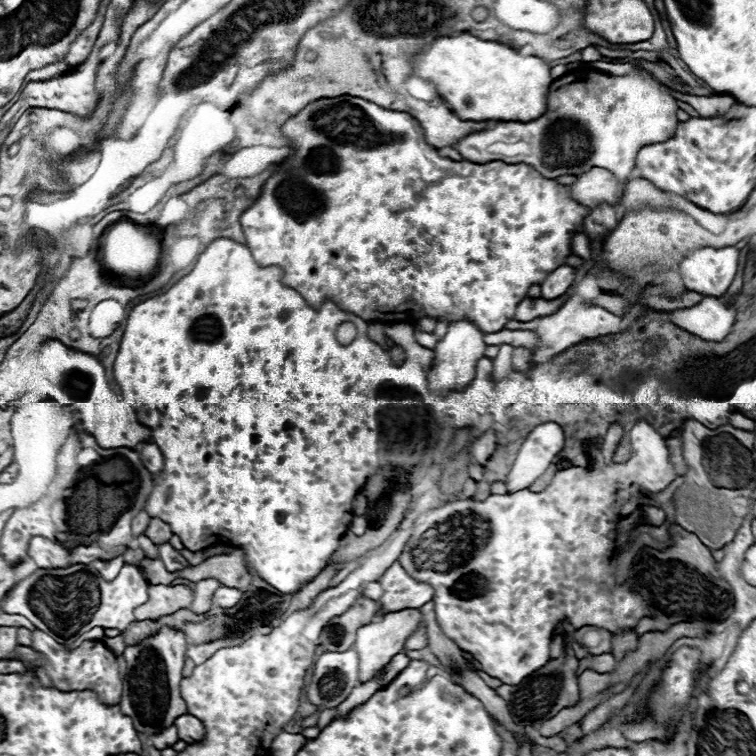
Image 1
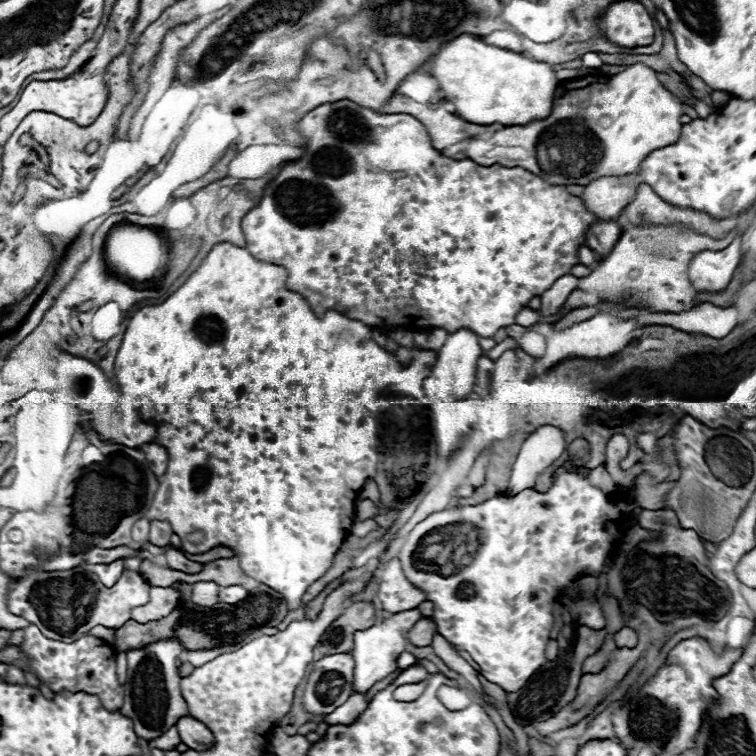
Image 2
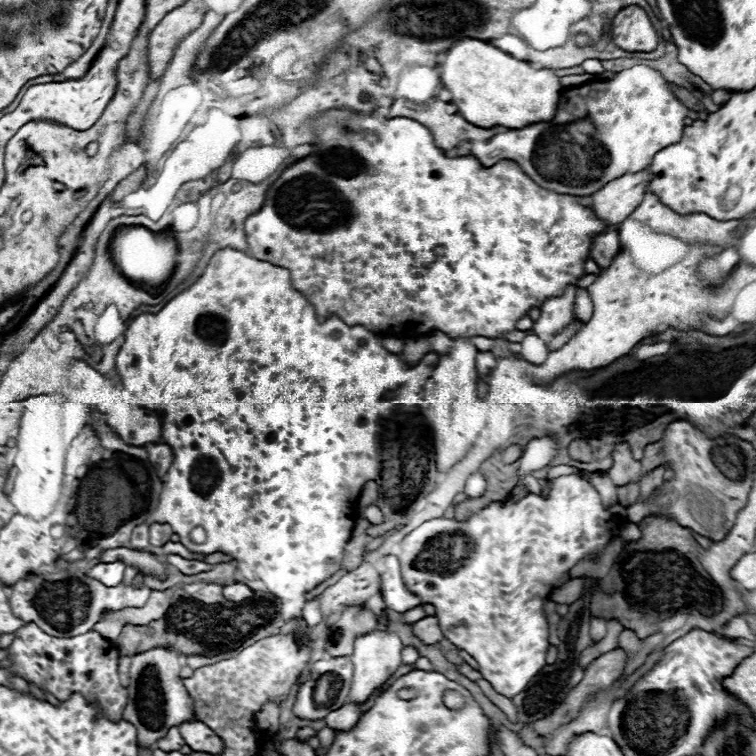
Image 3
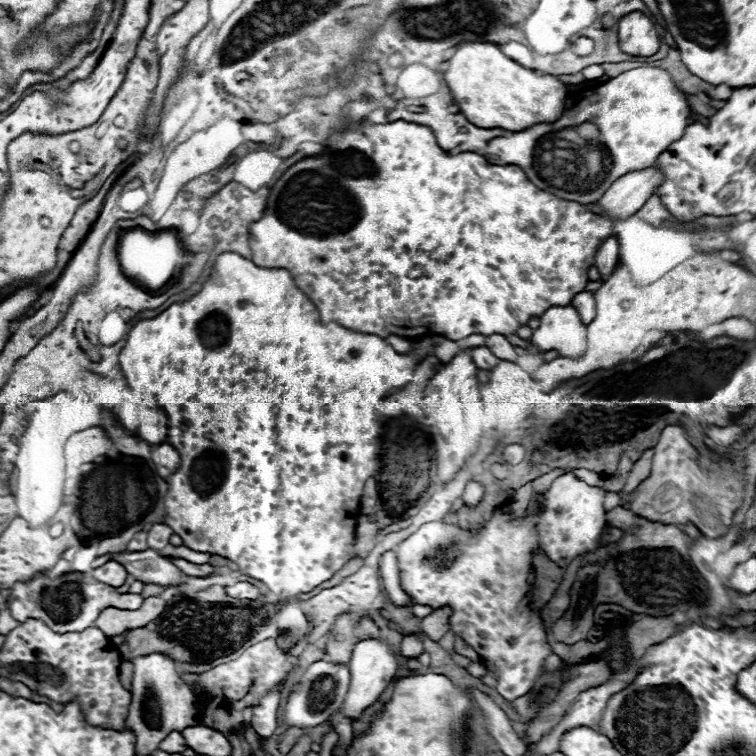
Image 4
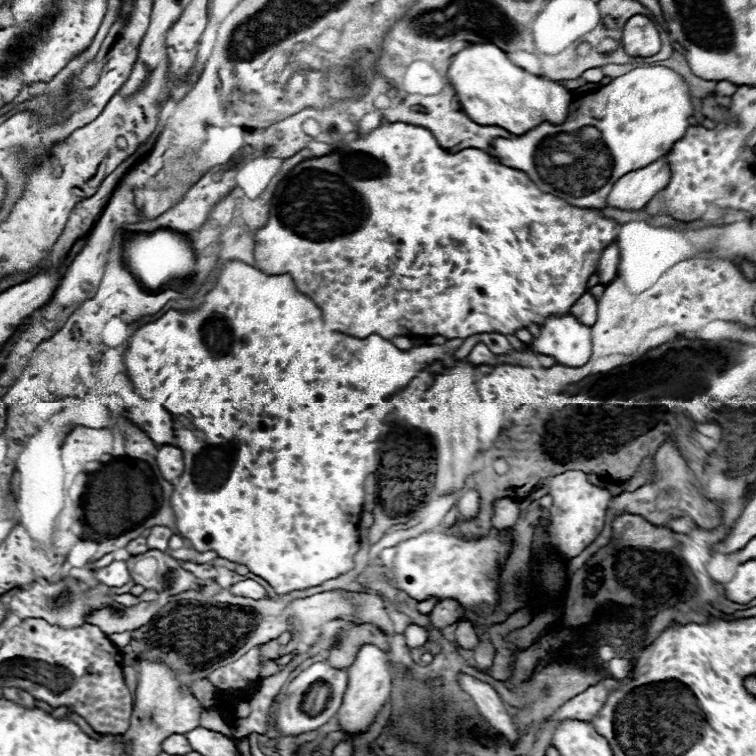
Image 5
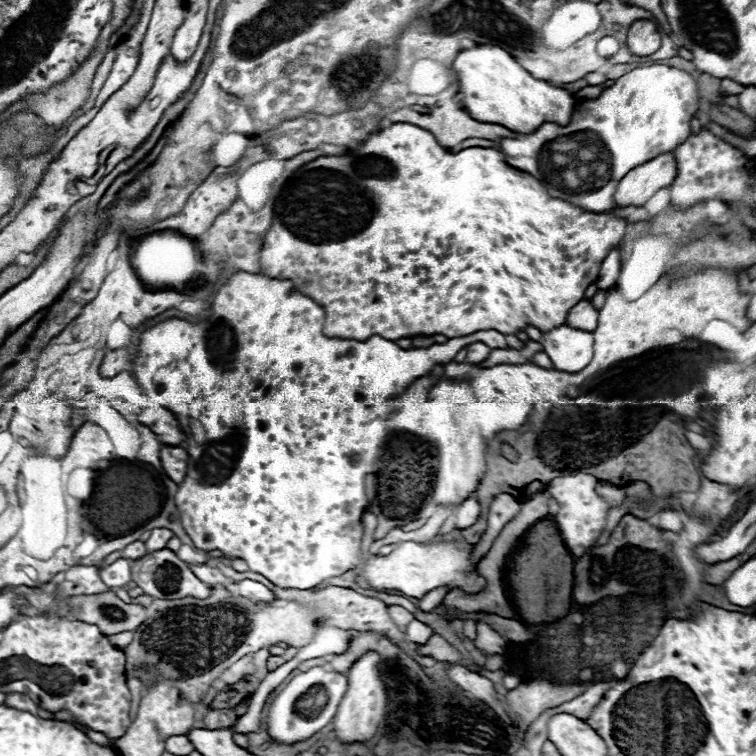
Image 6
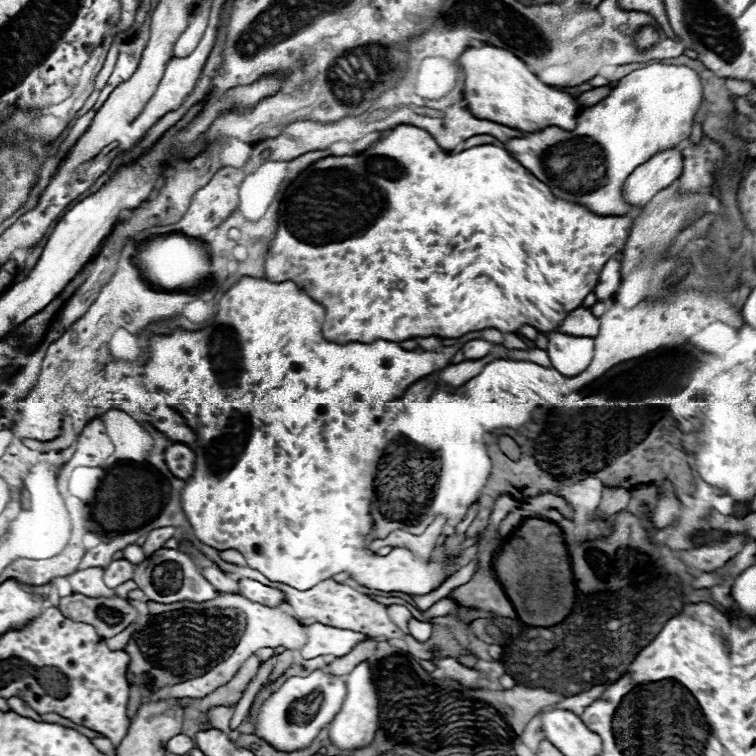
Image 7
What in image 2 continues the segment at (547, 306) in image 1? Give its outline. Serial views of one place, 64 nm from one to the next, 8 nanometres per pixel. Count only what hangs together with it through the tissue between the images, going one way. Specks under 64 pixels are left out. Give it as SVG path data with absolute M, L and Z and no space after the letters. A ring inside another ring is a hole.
M524 306L518 314L516 314L516 324L520 324L520 326L532 326L532 324L536 324L538 320L540 320L540 310L532 310L530 306Z

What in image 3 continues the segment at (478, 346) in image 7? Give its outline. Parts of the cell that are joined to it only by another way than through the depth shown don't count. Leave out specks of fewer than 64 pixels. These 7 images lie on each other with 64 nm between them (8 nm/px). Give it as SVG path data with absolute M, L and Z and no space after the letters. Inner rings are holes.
M478 352L478 376L480 378L490 374L494 366L496 366L496 358L492 356L492 352Z

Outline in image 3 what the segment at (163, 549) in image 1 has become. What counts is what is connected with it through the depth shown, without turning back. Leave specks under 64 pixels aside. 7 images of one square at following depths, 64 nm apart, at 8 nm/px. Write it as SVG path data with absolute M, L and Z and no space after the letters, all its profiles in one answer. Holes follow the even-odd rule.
M168 554L168 564L172 564L174 568L178 568L182 574L200 574L200 572L206 572L210 570L212 566L206 564L206 562L200 562L200 560L186 560L178 554Z

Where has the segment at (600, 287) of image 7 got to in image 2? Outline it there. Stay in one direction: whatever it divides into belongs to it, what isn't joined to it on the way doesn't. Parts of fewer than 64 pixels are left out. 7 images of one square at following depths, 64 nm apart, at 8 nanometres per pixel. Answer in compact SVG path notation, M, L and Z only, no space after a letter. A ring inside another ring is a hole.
M596 218L596 224L588 228L586 242L596 252L598 258L604 258L612 250L612 244L618 240L618 236L620 236L620 226L616 220Z

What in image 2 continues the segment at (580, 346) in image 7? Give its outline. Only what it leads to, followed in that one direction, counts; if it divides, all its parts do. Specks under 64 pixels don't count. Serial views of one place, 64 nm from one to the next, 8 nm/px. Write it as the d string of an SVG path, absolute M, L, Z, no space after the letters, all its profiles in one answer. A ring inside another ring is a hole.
M564 274L560 276L544 294L542 294L542 312L554 314L560 310L560 306L564 304L564 300L568 298L568 294L578 286L578 278L572 274Z

